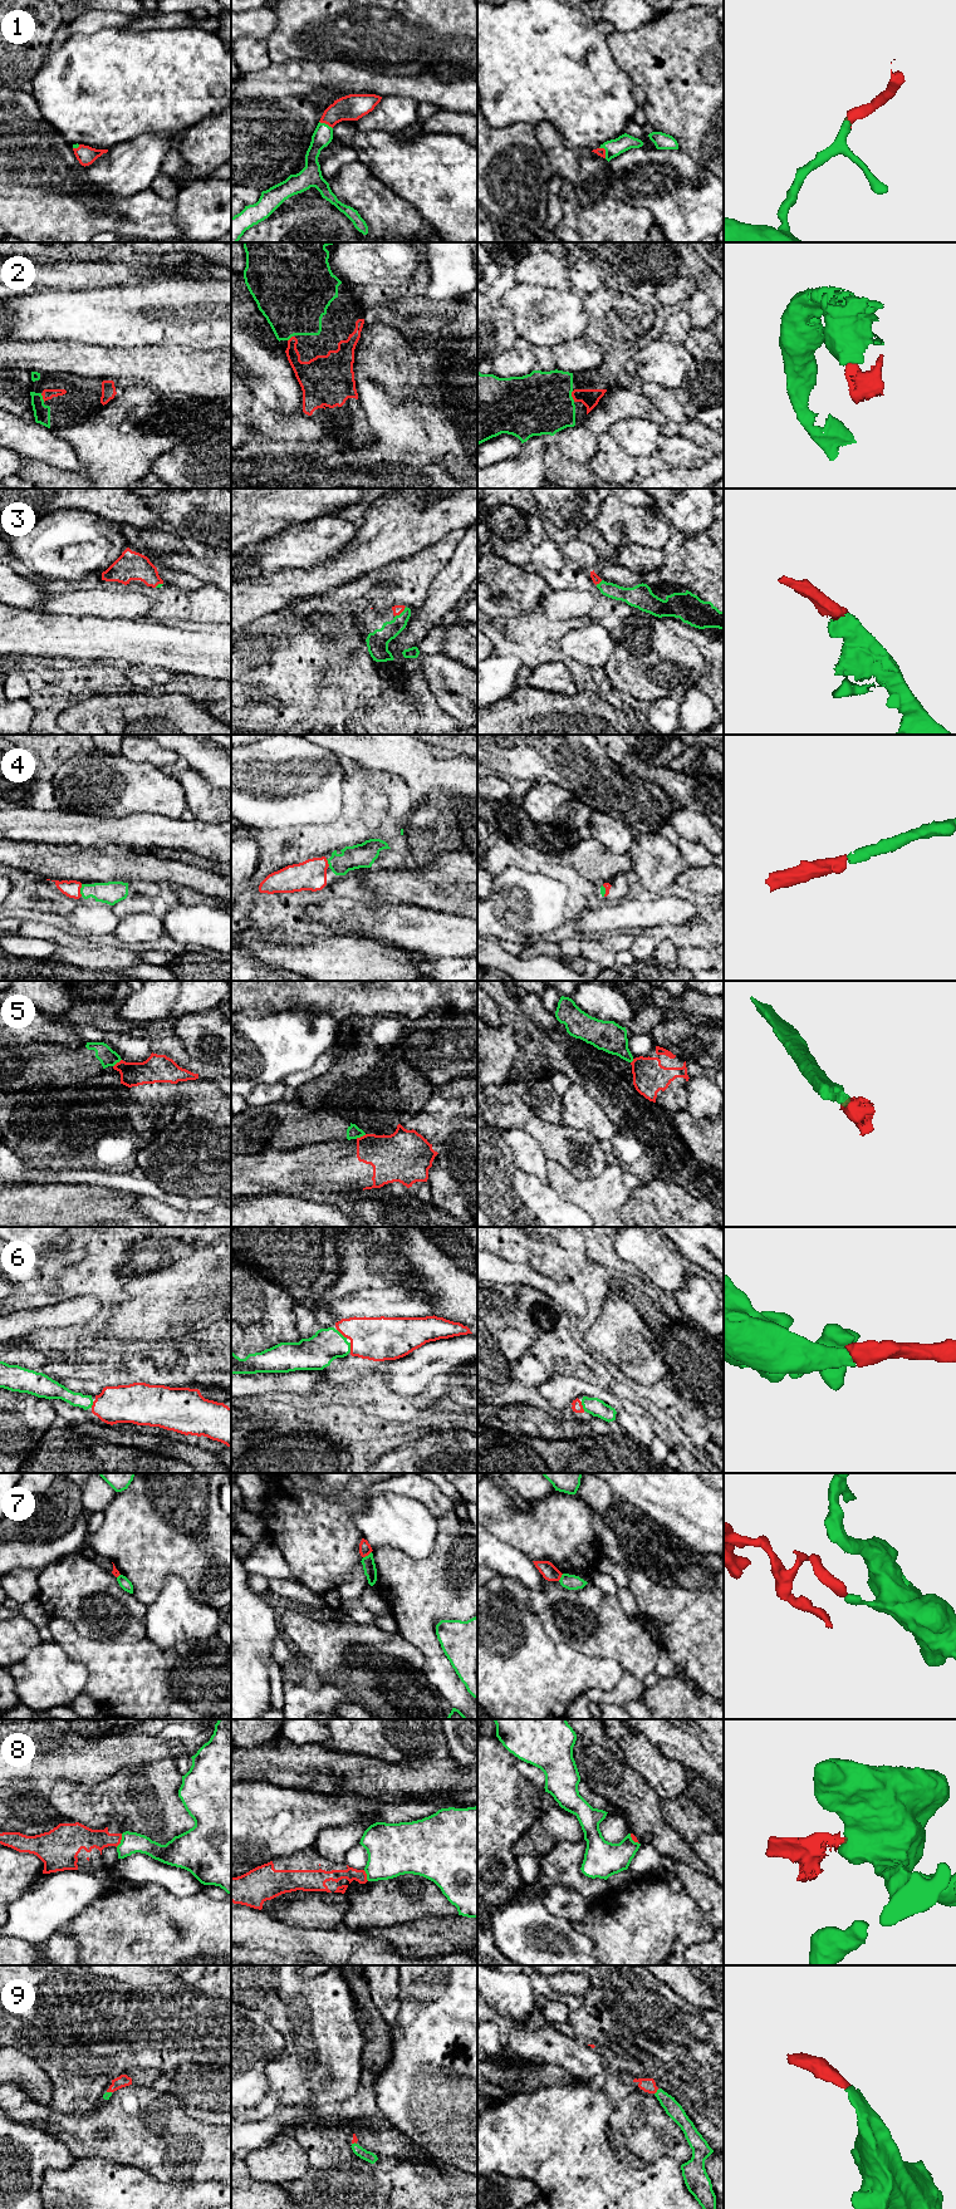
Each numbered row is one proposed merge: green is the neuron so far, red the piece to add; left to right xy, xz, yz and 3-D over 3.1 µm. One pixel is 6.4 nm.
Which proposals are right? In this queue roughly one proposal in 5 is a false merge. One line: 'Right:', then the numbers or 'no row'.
Right: 1, 2, 3, 4, 6, 9

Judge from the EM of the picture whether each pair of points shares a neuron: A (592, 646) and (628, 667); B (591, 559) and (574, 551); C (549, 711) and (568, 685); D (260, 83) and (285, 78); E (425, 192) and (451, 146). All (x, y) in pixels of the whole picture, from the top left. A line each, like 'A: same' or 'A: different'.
A: different
B: same
C: different
D: same
E: same

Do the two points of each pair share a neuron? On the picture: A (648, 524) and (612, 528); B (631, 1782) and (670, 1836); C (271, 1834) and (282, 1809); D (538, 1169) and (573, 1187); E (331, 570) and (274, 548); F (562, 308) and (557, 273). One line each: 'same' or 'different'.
A: same
B: same
C: same
D: different
E: different
F: different

